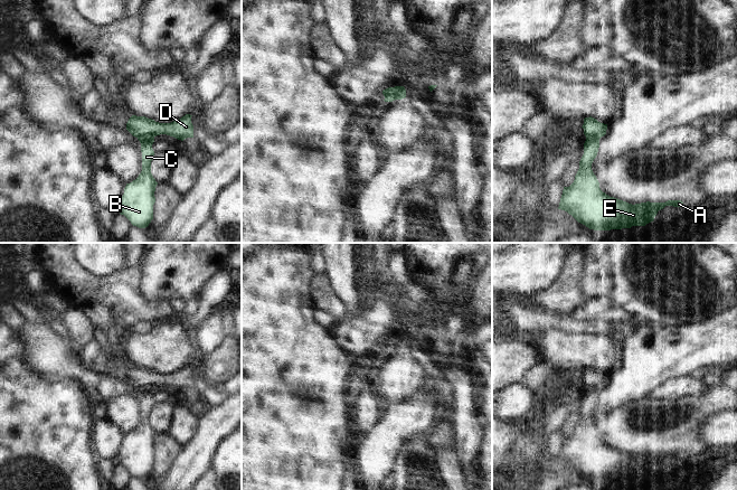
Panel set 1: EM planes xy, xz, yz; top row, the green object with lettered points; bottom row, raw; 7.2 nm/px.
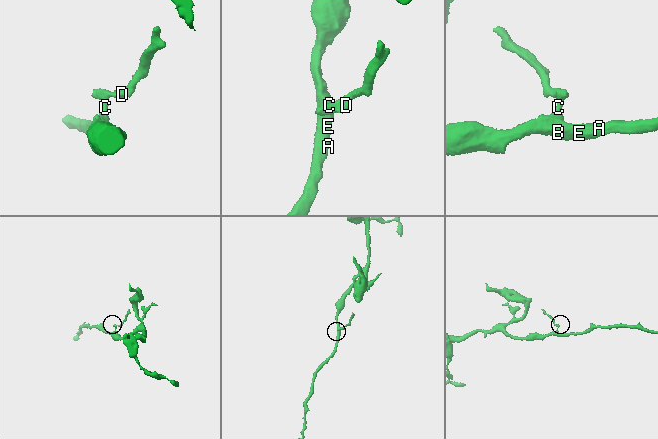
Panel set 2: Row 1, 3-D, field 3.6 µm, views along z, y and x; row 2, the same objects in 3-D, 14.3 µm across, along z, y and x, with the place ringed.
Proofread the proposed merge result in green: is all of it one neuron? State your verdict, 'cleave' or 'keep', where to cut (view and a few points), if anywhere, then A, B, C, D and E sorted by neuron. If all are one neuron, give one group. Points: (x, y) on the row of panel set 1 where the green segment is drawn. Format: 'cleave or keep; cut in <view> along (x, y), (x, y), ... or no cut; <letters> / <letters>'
cleave; cut in xy along (153, 135), (140, 142); A B C E / D

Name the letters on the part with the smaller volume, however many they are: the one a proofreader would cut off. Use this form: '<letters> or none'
D

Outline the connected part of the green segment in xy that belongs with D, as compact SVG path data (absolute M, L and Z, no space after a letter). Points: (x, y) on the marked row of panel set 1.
M186 114L171 123L159 123L145 116L132 115L126 123L126 130L140 142L143 139L160 134L167 134L183 141L187 138L193 138L191 116L190 114Z

